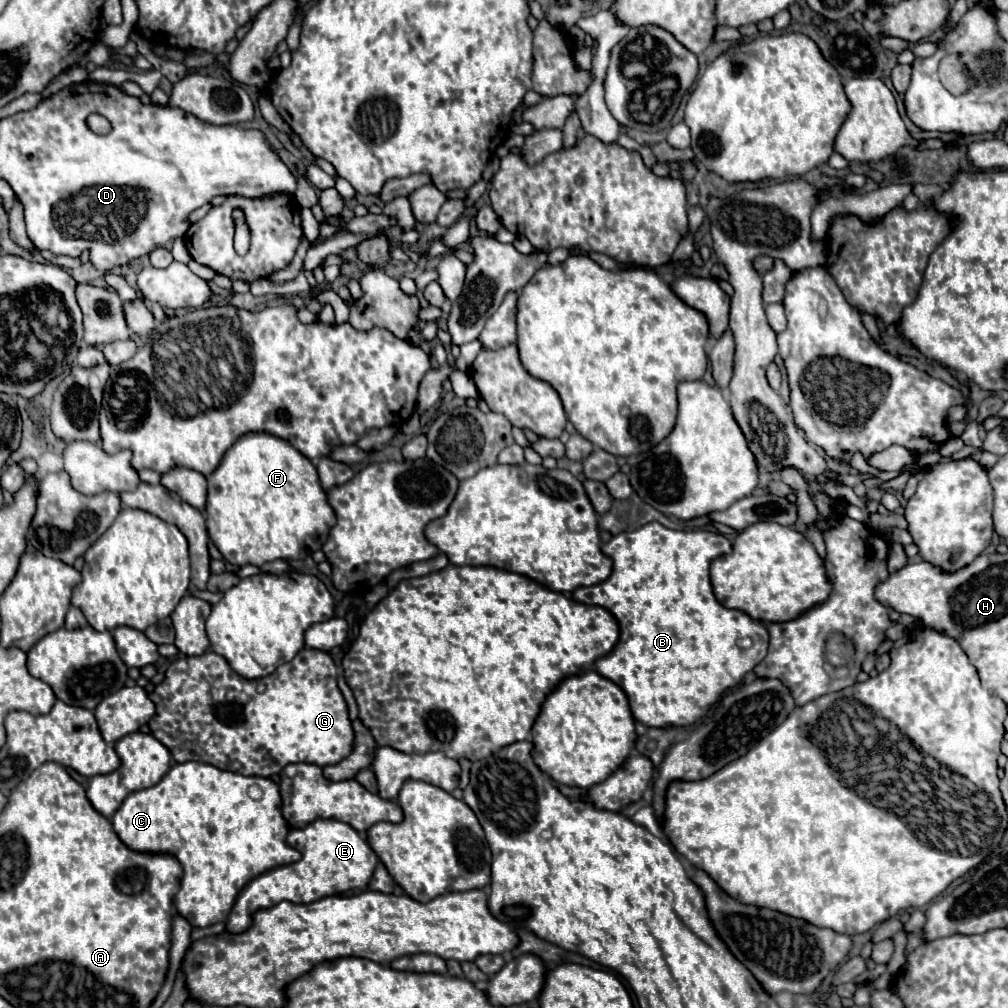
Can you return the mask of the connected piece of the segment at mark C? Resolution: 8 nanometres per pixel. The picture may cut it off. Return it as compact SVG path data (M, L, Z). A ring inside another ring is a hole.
M204 762L174 764L156 784L132 792L112 818L120 840L138 852L172 852L182 868L182 890L176 910L194 926L226 920L240 890L256 876L300 860L300 852L286 844L288 824L282 816L278 784L270 778L242 776ZM248 786L260 786L262 798L252 800Z

